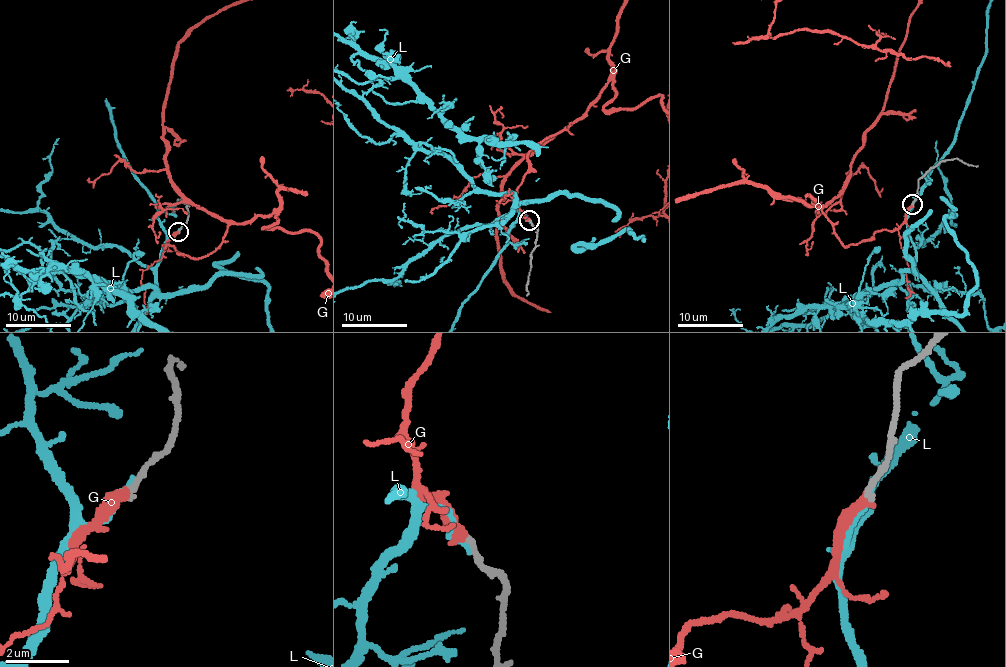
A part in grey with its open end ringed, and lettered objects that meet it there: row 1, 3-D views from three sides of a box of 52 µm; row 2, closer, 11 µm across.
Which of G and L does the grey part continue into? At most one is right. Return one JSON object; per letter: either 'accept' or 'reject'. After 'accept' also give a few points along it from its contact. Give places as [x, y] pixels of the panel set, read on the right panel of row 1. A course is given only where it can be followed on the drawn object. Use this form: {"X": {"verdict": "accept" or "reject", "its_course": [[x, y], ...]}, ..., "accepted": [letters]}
{"G": {"verdict": "accept"}, "L": {"verdict": "reject"}, "accepted": ["G"]}

